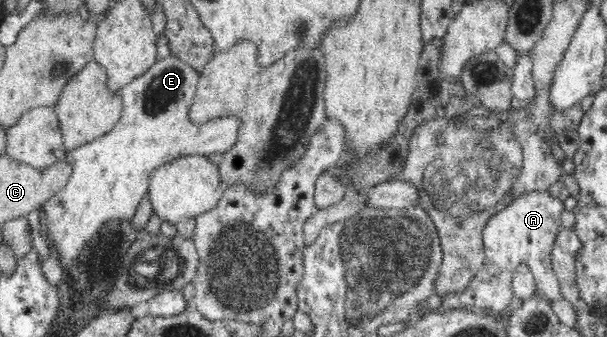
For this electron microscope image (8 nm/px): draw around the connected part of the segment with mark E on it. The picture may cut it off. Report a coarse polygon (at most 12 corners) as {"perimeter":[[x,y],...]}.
{"perimeter":[[174,54],[119,90],[113,129],[66,152],[42,207],[64,271],[151,172],[235,147],[241,116],[189,109],[197,68]]}

